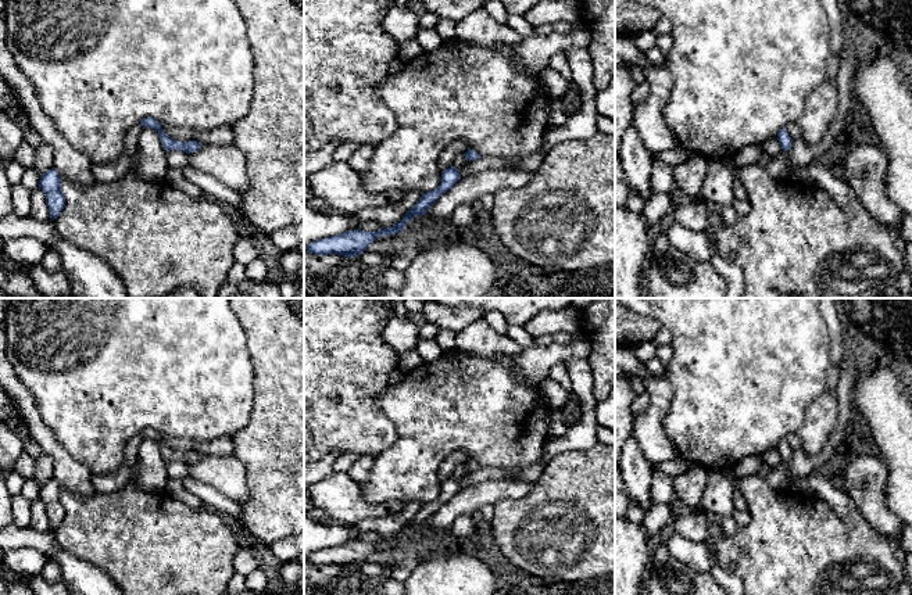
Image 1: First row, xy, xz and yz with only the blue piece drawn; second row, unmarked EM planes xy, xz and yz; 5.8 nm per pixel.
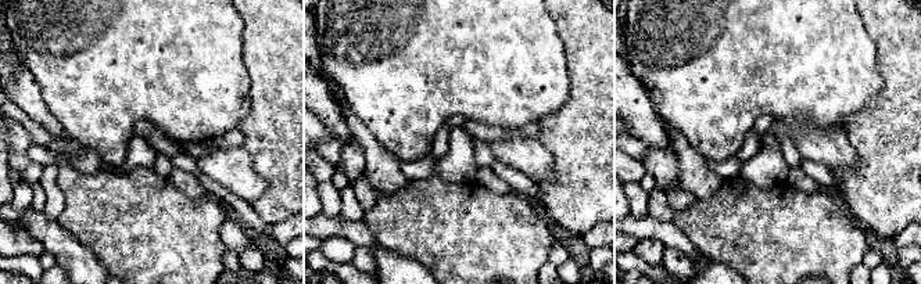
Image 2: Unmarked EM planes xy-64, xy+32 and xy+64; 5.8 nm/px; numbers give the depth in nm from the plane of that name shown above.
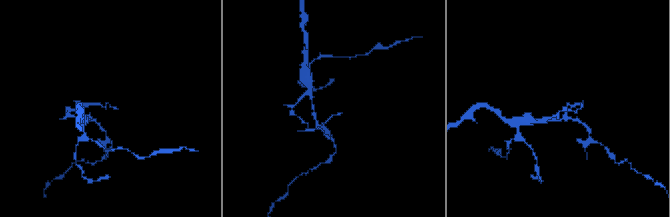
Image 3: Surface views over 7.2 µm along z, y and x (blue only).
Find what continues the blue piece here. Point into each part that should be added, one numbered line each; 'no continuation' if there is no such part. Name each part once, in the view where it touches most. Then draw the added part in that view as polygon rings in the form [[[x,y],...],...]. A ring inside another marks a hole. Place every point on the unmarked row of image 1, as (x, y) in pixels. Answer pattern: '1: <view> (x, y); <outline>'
no continuation

